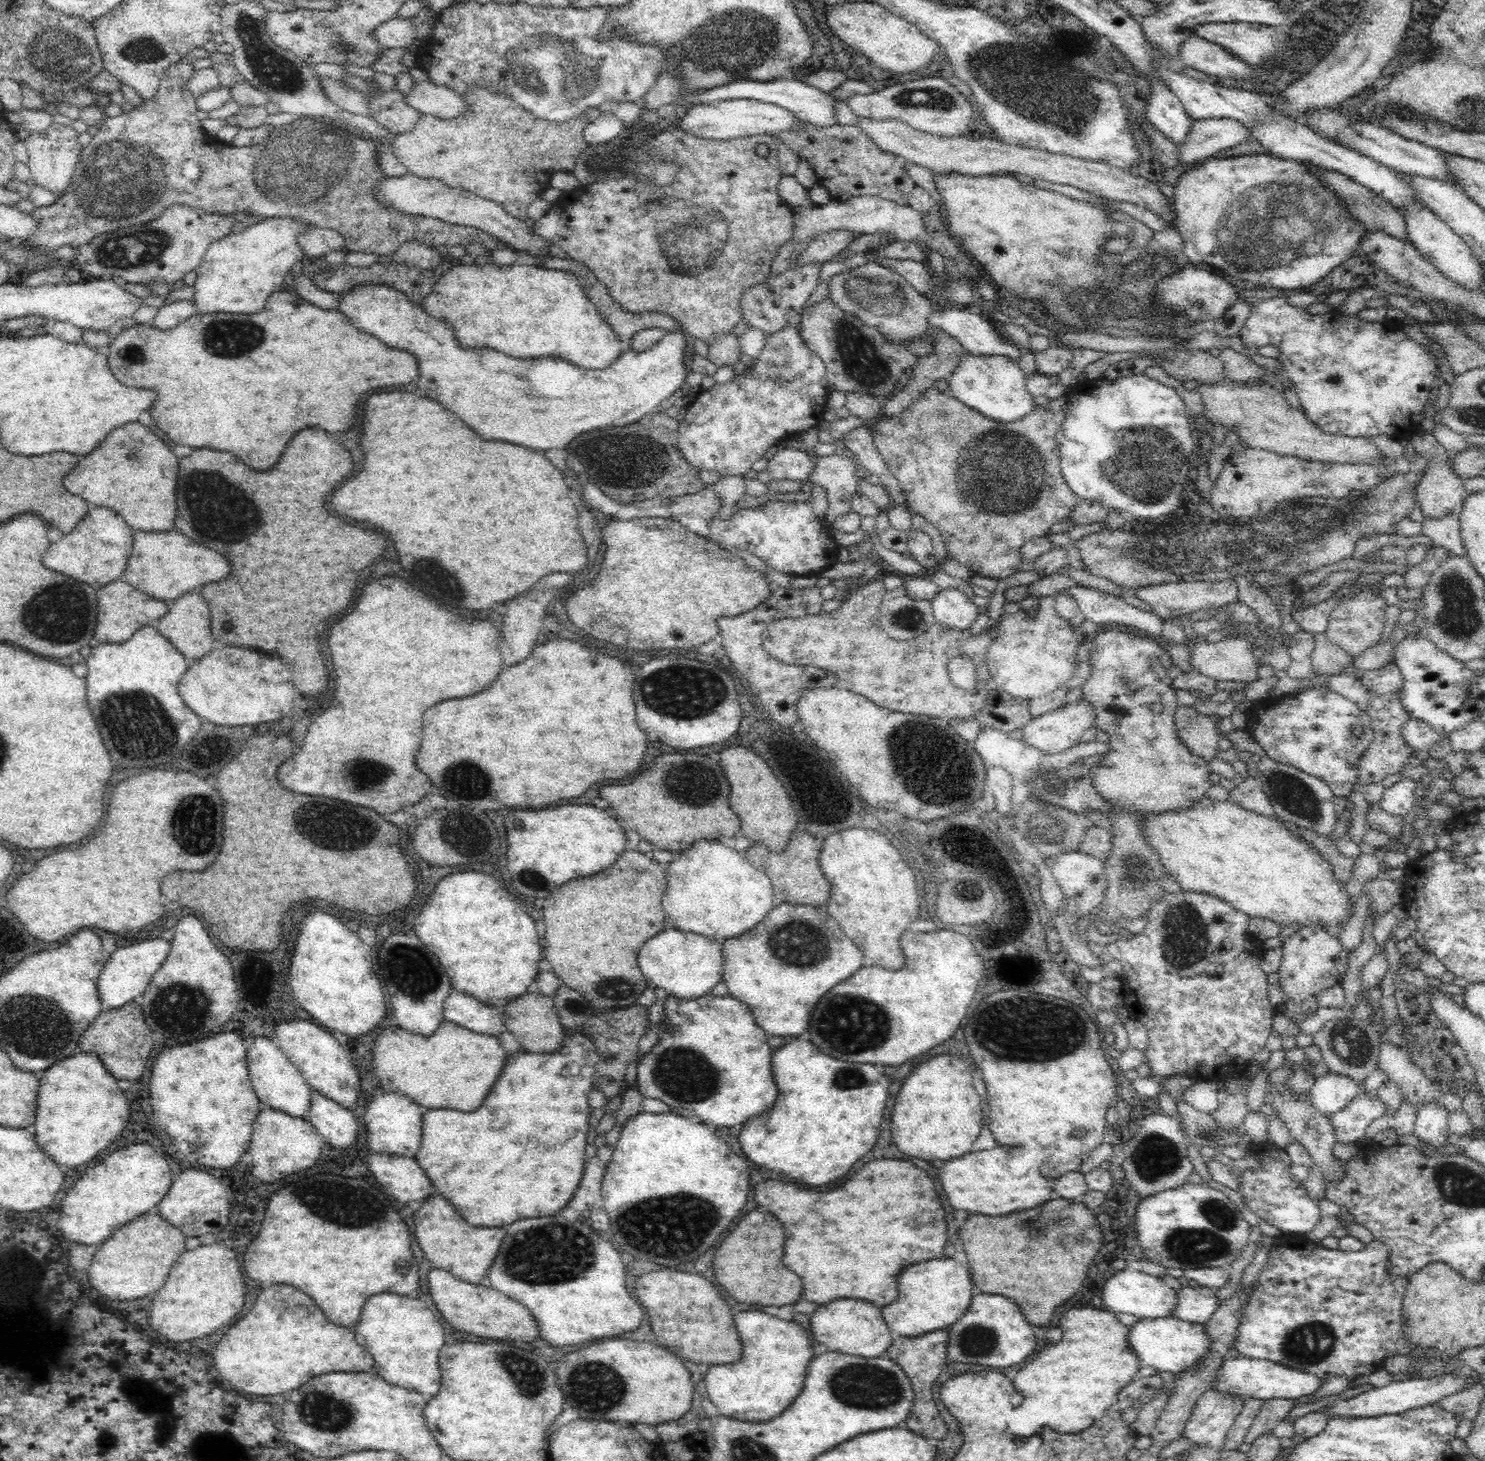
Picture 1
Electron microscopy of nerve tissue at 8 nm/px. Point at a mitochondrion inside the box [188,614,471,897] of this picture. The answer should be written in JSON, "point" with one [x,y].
{"point":[331,825]}

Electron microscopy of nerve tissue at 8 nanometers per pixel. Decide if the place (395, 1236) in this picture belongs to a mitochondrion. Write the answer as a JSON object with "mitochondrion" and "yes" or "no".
{"mitochondrion":"no"}

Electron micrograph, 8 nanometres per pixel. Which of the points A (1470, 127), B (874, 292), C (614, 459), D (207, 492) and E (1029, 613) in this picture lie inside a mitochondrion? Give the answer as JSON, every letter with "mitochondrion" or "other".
{"A":"other","B":"mitochondrion","C":"mitochondrion","D":"mitochondrion","E":"other"}

